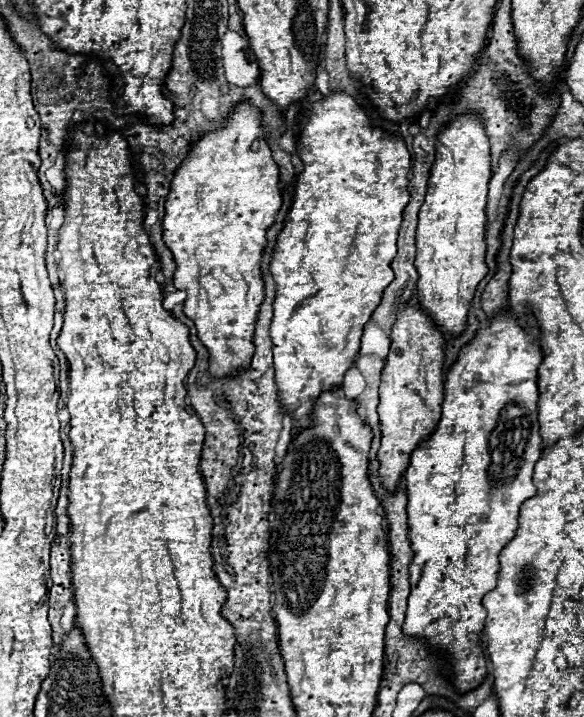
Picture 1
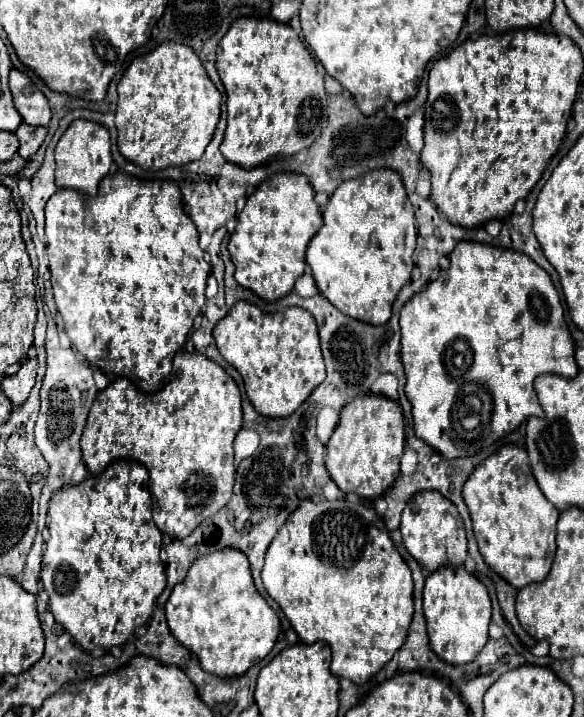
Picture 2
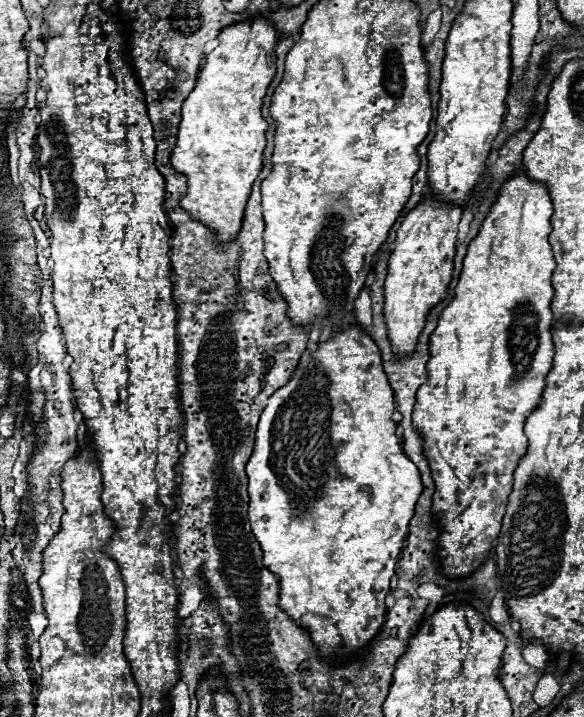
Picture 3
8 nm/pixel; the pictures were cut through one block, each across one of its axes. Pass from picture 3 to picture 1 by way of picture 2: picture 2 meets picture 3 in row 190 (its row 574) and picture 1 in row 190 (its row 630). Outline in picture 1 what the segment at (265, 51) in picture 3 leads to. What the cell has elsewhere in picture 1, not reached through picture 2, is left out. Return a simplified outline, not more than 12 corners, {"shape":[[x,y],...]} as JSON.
{"shape":[[260,112],[202,136],[164,206],[212,378],[252,360],[282,206]]}

